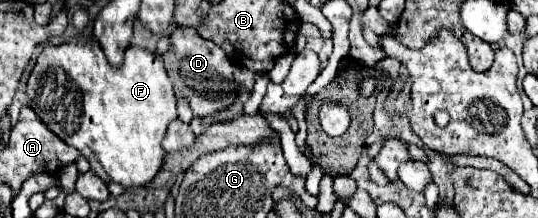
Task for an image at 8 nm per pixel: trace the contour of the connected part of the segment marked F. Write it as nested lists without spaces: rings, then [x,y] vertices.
[[[77,36],[75,44],[65,42],[61,46],[47,46],[39,54],[27,82],[27,104],[55,136],[77,148],[89,160],[95,174],[99,174],[105,182],[119,182],[125,188],[141,188],[155,178],[165,156],[161,140],[165,138],[169,122],[177,118],[175,92],[157,54],[141,46],[127,46],[123,64],[111,66],[97,40],[85,36]]]

